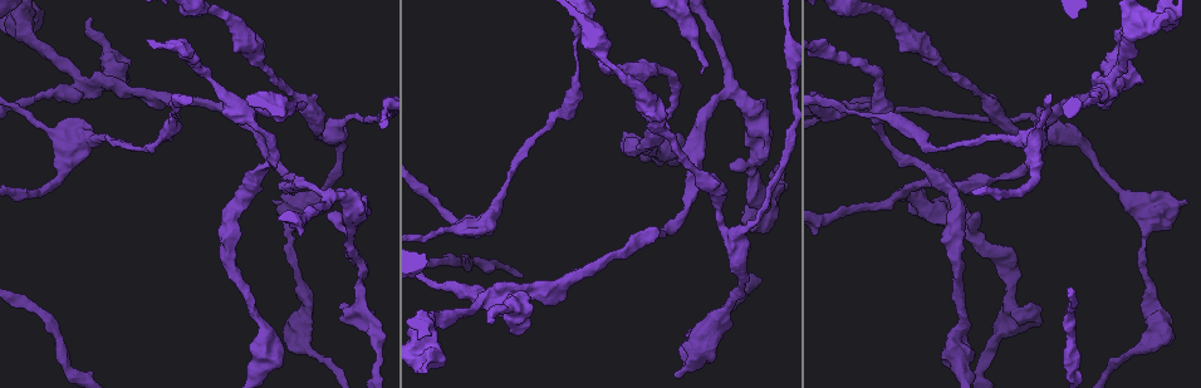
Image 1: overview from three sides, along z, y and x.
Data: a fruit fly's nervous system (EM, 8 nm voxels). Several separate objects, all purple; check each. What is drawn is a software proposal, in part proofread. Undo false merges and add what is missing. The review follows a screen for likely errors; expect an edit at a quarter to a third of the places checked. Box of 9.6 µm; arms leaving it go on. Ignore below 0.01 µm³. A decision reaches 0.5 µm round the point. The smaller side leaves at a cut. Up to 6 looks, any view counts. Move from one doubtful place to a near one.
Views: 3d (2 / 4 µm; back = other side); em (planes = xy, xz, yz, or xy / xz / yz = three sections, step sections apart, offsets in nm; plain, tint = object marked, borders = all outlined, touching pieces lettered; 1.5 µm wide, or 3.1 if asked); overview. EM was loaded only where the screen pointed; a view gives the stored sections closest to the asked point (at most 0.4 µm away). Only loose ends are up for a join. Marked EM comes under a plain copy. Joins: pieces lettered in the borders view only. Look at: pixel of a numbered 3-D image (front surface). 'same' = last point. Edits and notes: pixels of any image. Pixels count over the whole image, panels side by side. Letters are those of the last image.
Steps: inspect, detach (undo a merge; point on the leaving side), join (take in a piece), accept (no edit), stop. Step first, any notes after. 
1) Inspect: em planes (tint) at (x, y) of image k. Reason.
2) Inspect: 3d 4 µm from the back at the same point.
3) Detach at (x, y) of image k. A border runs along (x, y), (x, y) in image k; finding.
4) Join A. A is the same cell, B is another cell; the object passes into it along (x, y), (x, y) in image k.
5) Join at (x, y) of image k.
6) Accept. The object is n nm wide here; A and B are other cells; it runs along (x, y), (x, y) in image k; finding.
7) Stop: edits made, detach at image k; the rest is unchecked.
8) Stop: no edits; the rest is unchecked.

Inspect: 3d 2 µm at (317, 133) of image 1. A narrow waist.

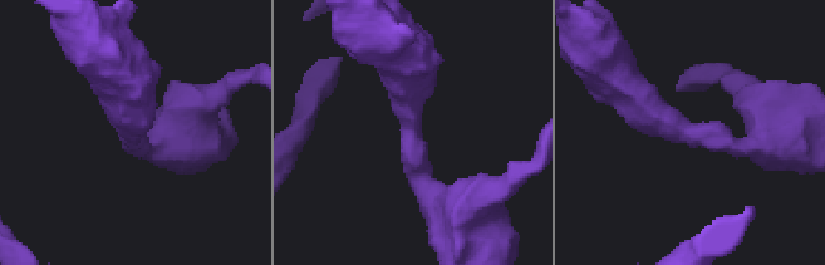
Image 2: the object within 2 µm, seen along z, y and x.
Inspect: em planes (borders) at (415, 113) of image 2. The arms are 380, 400 nm wide; need the tissue.

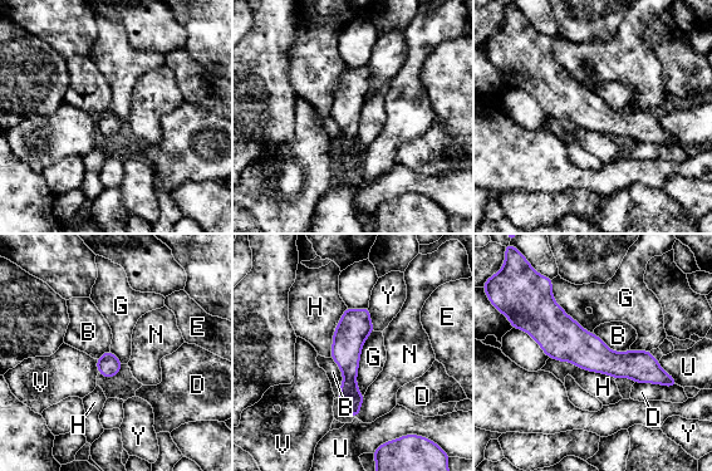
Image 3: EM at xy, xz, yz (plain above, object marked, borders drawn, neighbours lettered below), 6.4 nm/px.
Accept. The object is 200 nm wide here; B, D, E, G, H, N, U, V and Y are other cells; a border runs along (373, 330), (359, 361), (363, 396) in image 3; one cell here.

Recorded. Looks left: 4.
Inspect: em xz step 4 (tint) at (922, 145) of image 1. Calibre changes.

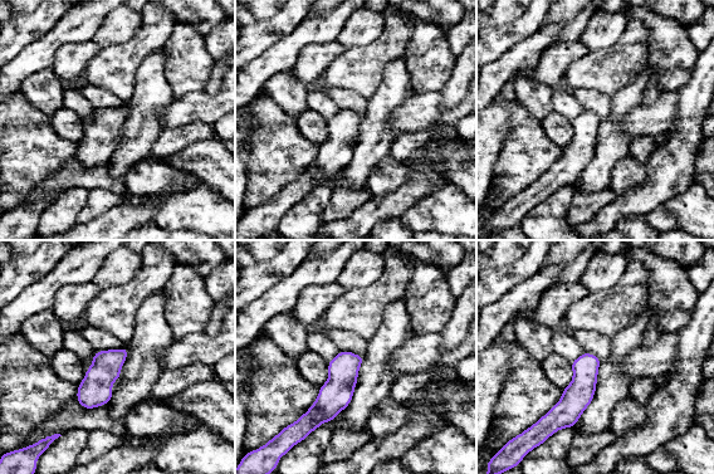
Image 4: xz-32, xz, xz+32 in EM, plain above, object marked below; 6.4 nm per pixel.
Inspect: em planes (borders) at the same point.

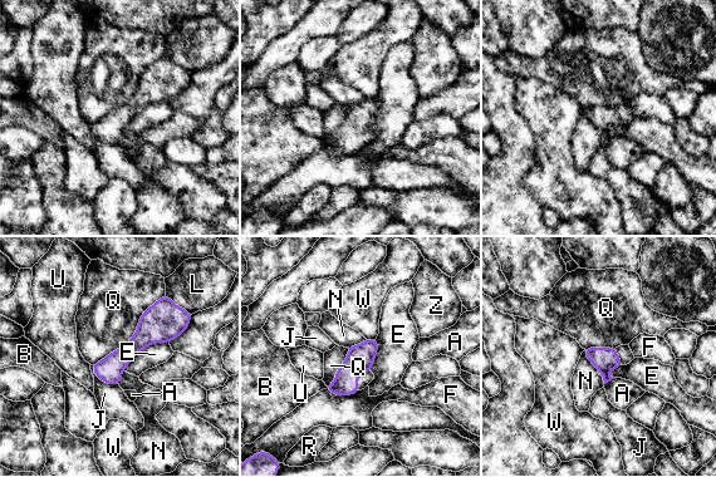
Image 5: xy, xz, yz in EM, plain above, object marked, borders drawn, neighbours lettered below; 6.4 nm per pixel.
Accept. A, B, E, F, J, L, N, Q, R, U, W and Z are other cells; a border runs along (165, 294), (123, 345), (91, 364) in image 5; continuous, no second cell.

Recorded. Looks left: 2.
Stop: no edits; the rest is unchecked.

